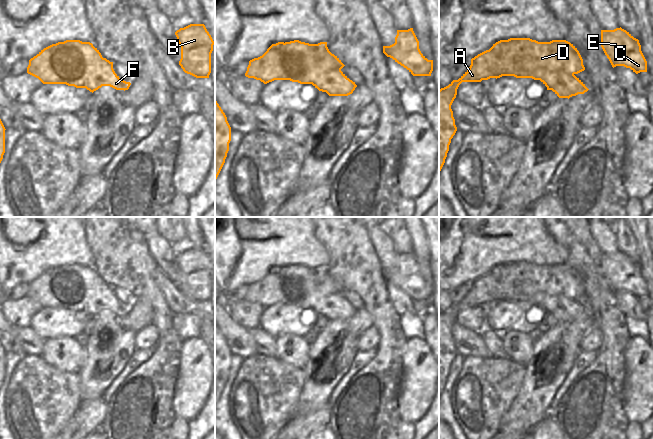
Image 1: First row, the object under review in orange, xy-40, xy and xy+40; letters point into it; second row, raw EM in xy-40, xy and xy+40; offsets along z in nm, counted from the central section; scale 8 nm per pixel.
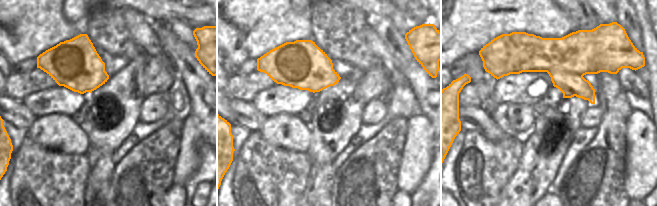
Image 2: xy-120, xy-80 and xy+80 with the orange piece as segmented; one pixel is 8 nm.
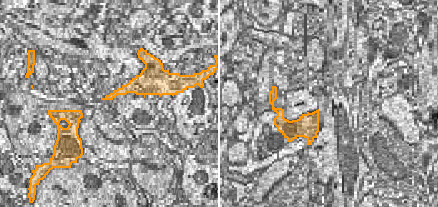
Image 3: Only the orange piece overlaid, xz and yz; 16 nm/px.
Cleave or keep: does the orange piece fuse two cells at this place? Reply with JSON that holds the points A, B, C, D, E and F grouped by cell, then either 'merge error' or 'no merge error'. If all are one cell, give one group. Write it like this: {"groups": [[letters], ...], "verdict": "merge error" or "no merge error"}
{"groups": [["A", "F"], ["B", "C", "D", "E"]], "verdict": "merge error"}

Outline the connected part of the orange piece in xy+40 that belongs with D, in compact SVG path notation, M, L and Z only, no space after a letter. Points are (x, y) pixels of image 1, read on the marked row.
M510 38L496 42L490 50L502 60L530 70L546 68L573 75L585 70L579 51L566 40L538 42L530 38Z

